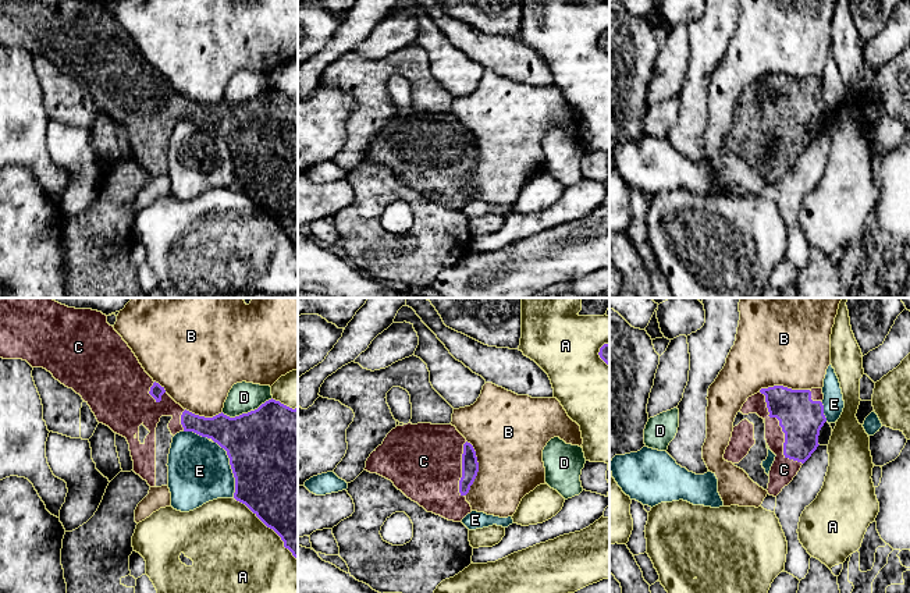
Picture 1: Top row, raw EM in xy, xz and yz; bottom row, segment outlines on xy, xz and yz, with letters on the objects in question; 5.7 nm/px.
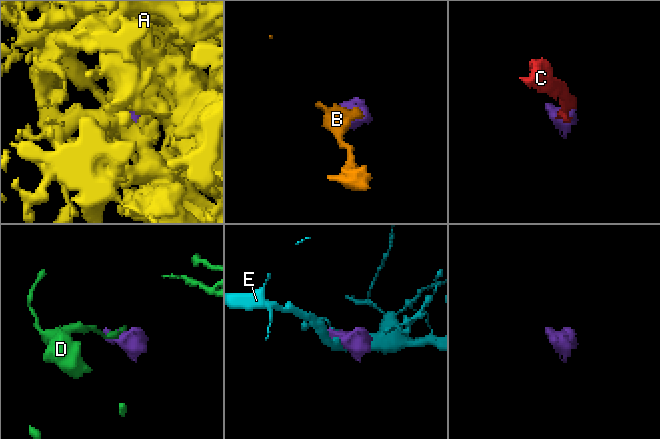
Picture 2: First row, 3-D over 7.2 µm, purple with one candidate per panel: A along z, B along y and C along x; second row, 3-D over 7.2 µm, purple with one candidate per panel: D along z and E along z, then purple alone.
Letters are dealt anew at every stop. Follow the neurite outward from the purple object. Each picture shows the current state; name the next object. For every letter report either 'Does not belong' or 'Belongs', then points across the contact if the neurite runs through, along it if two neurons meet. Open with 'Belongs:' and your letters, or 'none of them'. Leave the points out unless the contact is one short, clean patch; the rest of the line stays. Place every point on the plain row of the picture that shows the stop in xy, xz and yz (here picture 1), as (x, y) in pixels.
Belongs: C
A: Does not belong
B: Does not belong
C: Belongs
D: Does not belong
E: Does not belong

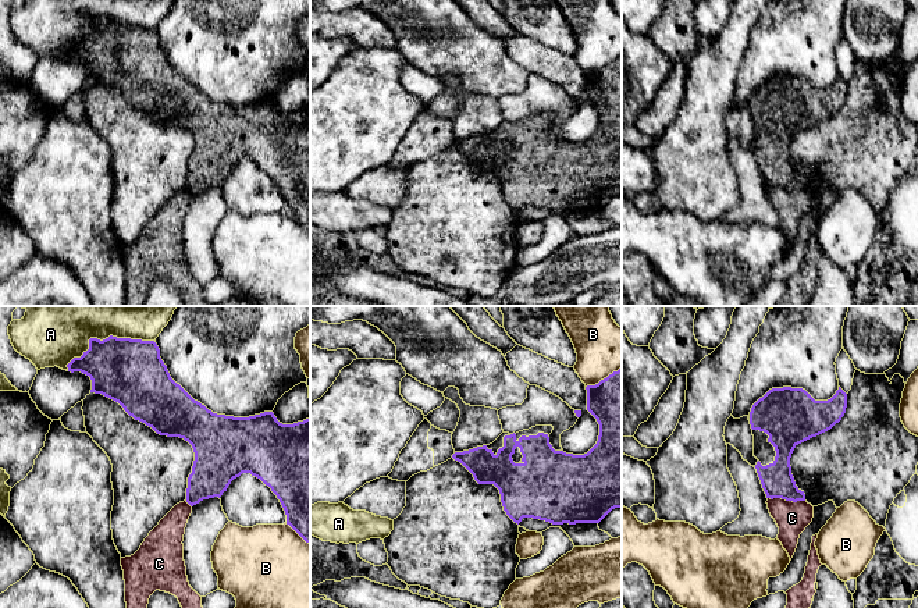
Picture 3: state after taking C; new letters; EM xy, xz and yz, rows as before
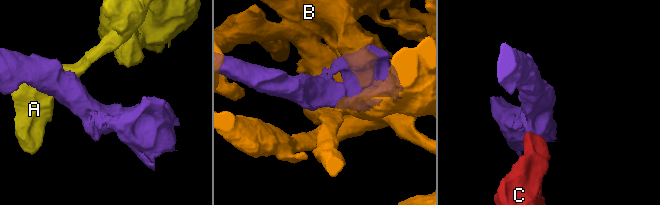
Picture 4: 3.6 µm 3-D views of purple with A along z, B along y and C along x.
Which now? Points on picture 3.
Belongs: none of them
A: Does not belong
B: Does not belong
C: Does not belong. Boundary: yz (768, 185), (804, 189)

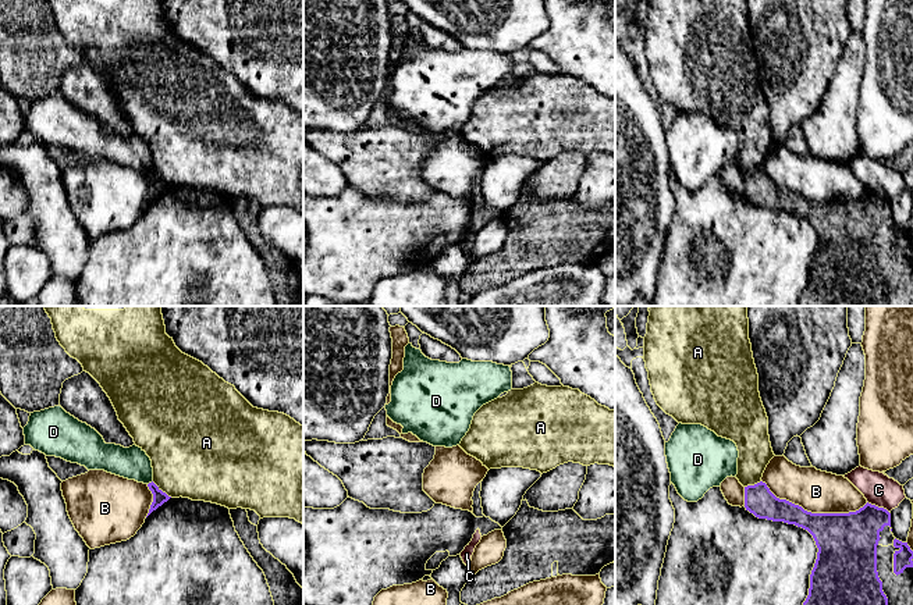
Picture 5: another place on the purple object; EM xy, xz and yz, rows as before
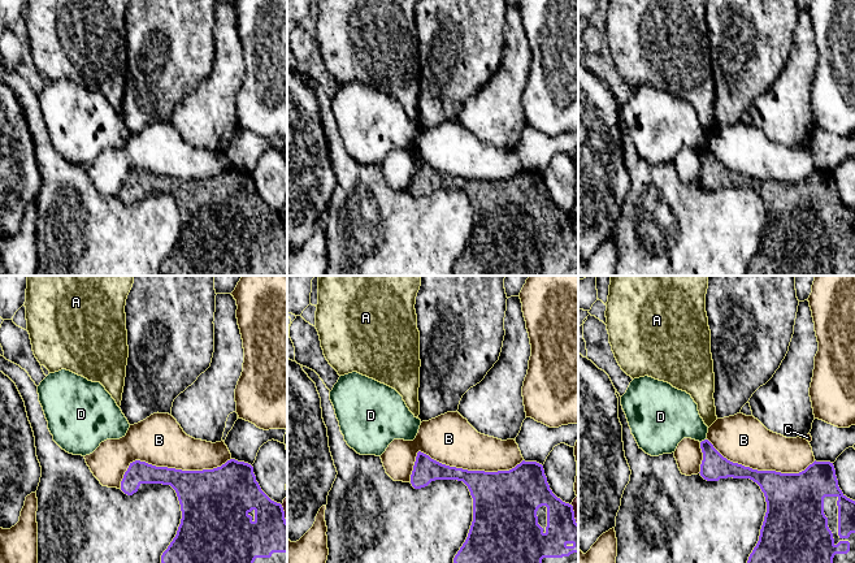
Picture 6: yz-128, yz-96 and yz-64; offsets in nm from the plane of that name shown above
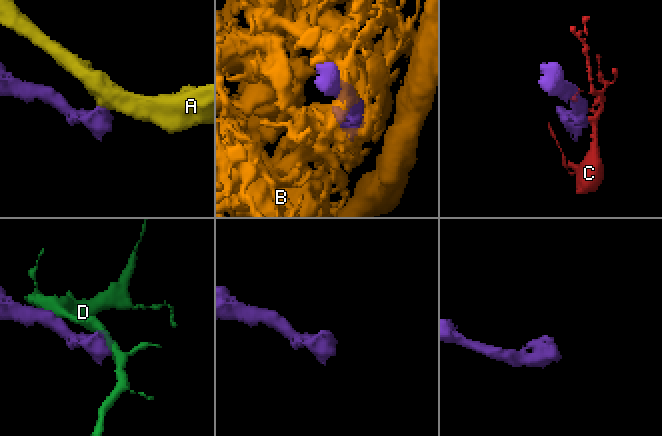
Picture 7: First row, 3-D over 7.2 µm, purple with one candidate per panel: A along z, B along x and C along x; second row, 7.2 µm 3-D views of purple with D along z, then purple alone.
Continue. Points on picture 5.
Belongs: none of them
A: Does not belong. Boundary: xy (152, 170), (171, 185)
B: Does not belong
C: Does not belong
D: Does not belong

